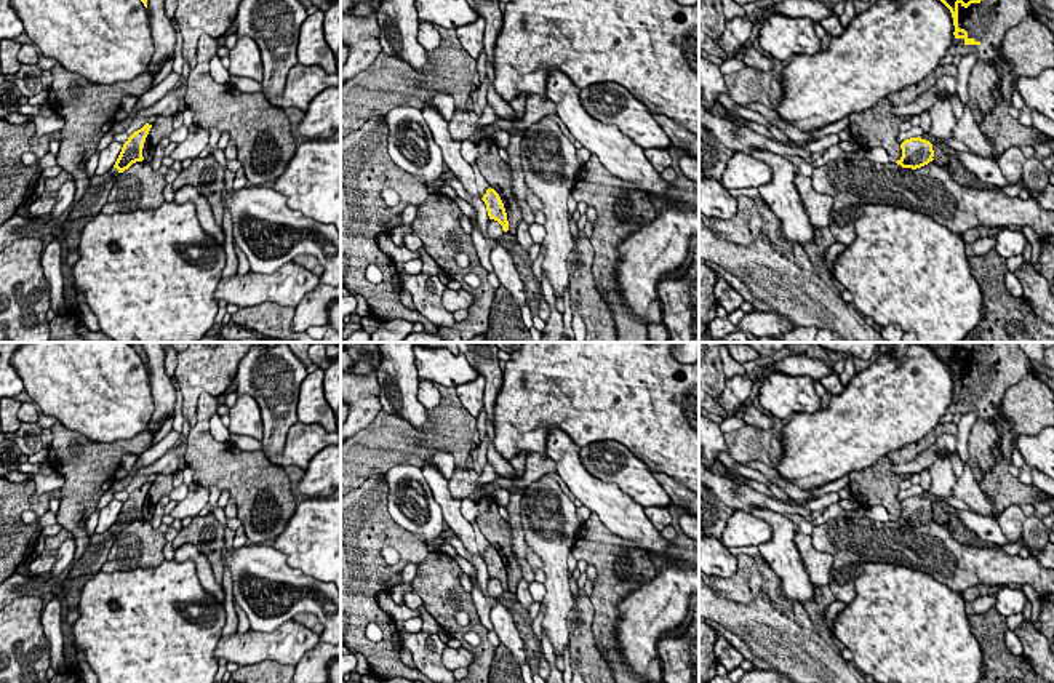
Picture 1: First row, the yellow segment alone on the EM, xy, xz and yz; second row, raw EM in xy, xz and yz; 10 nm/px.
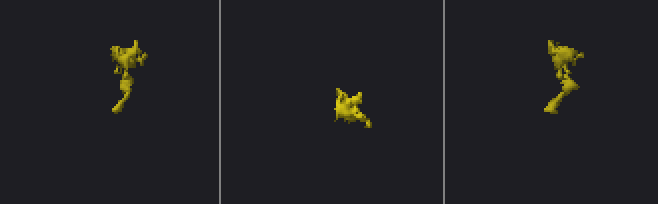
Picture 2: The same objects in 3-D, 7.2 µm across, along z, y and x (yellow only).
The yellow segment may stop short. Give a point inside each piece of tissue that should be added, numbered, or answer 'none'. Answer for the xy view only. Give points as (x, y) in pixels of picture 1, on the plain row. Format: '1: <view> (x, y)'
1: xy (96, 554)

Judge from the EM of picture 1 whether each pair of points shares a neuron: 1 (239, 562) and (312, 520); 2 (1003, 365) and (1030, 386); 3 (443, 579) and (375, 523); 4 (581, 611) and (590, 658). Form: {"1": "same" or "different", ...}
{"1": "different", "2": "different", "3": "different", "4": "same"}

